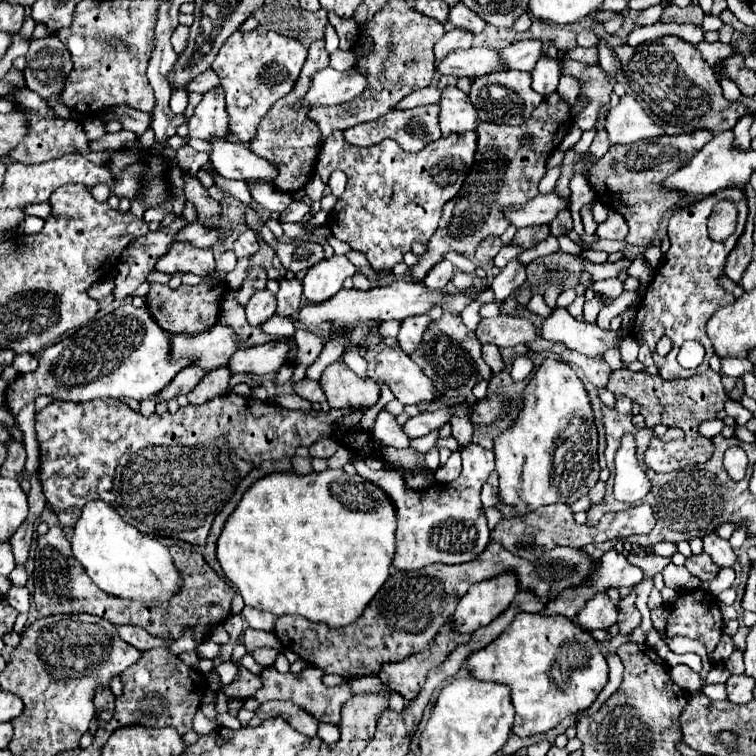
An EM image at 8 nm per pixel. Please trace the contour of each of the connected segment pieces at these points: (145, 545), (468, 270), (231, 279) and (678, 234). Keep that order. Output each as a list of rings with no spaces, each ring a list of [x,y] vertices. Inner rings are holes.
[[[101,500],[87,502],[71,538],[73,556],[83,564],[89,578],[107,594],[137,600],[169,600],[181,584],[167,546],[141,534]]]
[[[451,252],[451,254],[447,254],[447,260],[449,260],[457,270],[461,270],[461,272],[465,274],[473,274],[473,272],[475,272],[475,264],[473,264],[467,256],[463,256],[463,254]]]
[[[239,260],[239,262],[237,262],[237,268],[227,274],[227,284],[229,284],[231,292],[235,292],[235,290],[239,288],[239,284],[243,282],[243,278],[247,276],[247,266],[249,266],[247,260]]]
[[[725,188],[719,190],[717,194],[697,202],[691,208],[685,210],[677,210],[671,220],[669,220],[669,240],[671,240],[671,248],[665,254],[661,266],[655,270],[651,284],[647,286],[647,292],[639,304],[637,316],[635,316],[635,324],[633,324],[633,336],[637,342],[645,342],[651,352],[653,352],[653,360],[655,366],[659,368],[659,376],[665,380],[675,380],[675,378],[685,378],[685,376],[693,376],[695,372],[705,372],[709,370],[709,358],[715,354],[705,326],[709,322],[709,318],[713,316],[713,312],[721,306],[733,304],[735,298],[731,294],[727,294],[721,286],[719,280],[725,276],[725,260],[729,256],[729,252],[735,248],[745,220],[747,220],[749,208],[747,208],[747,198],[743,194],[743,190],[739,188]],[[719,200],[731,200],[737,210],[739,210],[739,222],[737,222],[737,232],[733,232],[727,240],[723,242],[715,242],[709,238],[707,234],[707,218],[711,216],[713,206]],[[667,336],[673,346],[671,352],[667,356],[659,356],[655,346],[657,342]],[[685,340],[697,340],[703,344],[705,348],[705,360],[701,362],[701,366],[697,366],[695,370],[685,370],[679,366],[677,362],[677,352],[681,348],[681,344]]]

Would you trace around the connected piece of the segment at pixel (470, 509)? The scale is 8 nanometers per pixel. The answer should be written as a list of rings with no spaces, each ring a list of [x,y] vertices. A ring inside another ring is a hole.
[[[479,444],[461,448],[463,472],[451,484],[431,484],[425,490],[409,490],[403,474],[393,468],[371,470],[365,462],[355,462],[355,470],[369,482],[375,482],[393,500],[397,508],[397,552],[393,564],[399,570],[417,570],[433,562],[463,564],[477,558],[489,544],[489,528],[479,500],[481,488],[489,474],[495,470],[495,456]]]

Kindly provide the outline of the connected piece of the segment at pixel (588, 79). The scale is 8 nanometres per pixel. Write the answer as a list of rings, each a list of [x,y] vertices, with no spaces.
[[[559,54],[557,58],[561,74],[573,76],[581,82],[579,98],[585,98],[585,106],[581,108],[577,116],[577,126],[581,130],[589,130],[595,126],[599,118],[599,110],[609,104],[609,98],[613,94],[615,78],[609,76],[599,64],[585,64],[573,58],[567,58],[565,54]]]

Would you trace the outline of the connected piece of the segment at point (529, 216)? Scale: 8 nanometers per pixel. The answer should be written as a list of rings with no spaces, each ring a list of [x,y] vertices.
[[[555,190],[549,194],[537,194],[533,202],[509,206],[505,210],[505,216],[511,220],[515,228],[535,226],[535,224],[549,224],[561,210],[569,210],[569,202],[561,198]]]

